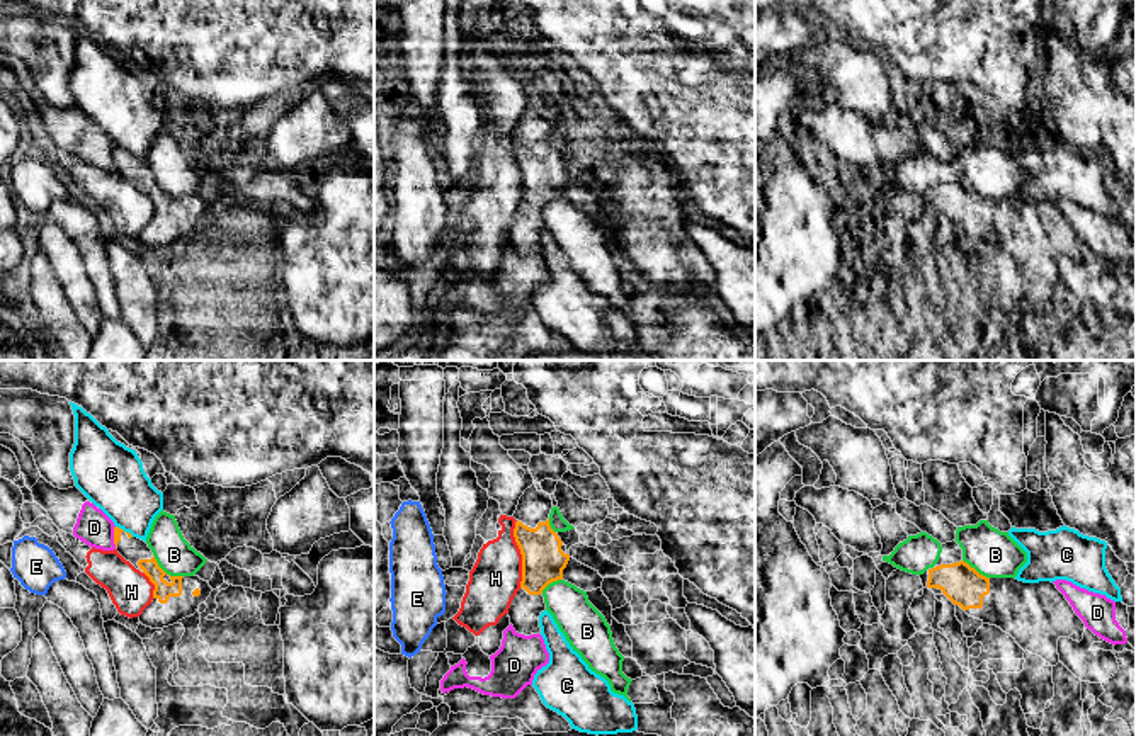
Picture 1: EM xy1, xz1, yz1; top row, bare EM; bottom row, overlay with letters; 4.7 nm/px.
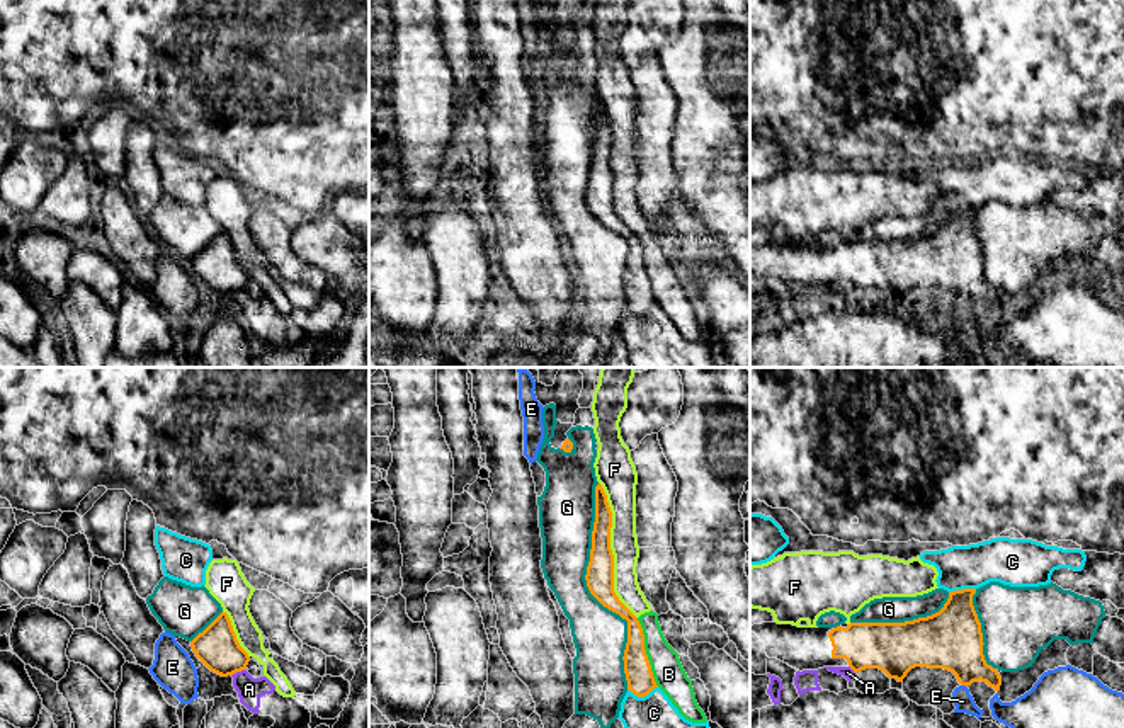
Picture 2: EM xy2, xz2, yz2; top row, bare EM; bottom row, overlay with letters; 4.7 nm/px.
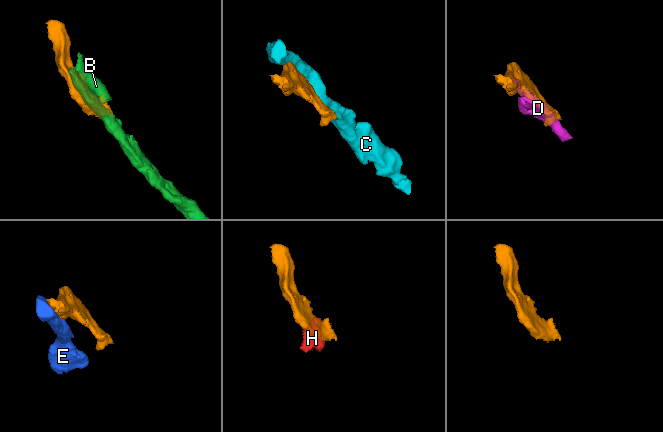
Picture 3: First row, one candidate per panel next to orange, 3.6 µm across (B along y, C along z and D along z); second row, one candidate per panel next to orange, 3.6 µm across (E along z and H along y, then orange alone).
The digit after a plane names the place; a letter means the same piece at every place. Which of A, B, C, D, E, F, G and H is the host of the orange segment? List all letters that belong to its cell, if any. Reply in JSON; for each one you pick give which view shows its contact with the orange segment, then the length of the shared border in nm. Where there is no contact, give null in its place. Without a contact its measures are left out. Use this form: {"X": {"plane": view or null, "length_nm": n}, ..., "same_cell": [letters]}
{"same_cell": []}

